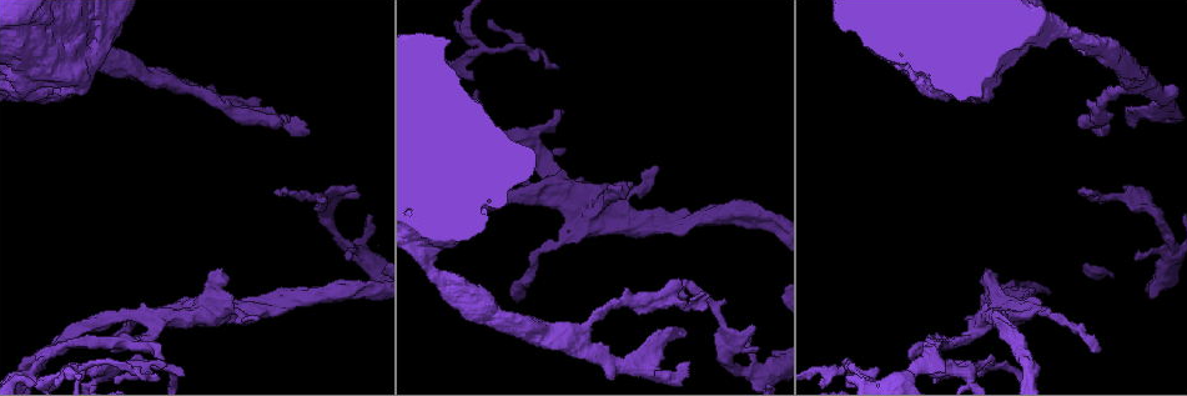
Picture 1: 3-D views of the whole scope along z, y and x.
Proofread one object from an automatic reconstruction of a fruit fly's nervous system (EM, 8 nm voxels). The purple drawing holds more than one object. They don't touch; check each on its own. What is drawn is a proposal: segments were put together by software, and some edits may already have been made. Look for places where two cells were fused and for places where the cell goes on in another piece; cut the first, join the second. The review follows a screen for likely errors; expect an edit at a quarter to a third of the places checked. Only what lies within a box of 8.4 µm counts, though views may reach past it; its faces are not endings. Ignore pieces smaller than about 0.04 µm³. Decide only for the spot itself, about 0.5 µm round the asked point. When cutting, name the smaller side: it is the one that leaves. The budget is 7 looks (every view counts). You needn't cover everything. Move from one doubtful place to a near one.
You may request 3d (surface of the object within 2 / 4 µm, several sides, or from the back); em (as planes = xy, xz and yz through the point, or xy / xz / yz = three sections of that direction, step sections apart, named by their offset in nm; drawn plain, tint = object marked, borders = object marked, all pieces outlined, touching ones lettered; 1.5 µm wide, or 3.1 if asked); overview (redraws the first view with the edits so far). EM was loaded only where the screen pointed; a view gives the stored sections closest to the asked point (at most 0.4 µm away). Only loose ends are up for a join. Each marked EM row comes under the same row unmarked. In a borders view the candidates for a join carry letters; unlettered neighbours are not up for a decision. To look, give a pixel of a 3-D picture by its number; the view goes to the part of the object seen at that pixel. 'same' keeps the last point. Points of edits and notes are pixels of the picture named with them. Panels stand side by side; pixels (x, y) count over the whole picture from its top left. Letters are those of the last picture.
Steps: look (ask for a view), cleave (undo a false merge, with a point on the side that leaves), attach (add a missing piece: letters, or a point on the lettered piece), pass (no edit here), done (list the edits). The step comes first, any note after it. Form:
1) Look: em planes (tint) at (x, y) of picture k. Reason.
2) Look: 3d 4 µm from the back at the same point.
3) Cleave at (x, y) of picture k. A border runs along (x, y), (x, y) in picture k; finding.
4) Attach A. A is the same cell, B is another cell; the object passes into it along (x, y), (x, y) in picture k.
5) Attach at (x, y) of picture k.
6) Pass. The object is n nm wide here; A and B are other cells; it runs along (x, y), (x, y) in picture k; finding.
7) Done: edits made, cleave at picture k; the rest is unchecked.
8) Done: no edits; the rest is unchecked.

Look: em planes (borders) at (517, 300) of picture 1. End of a long branch.

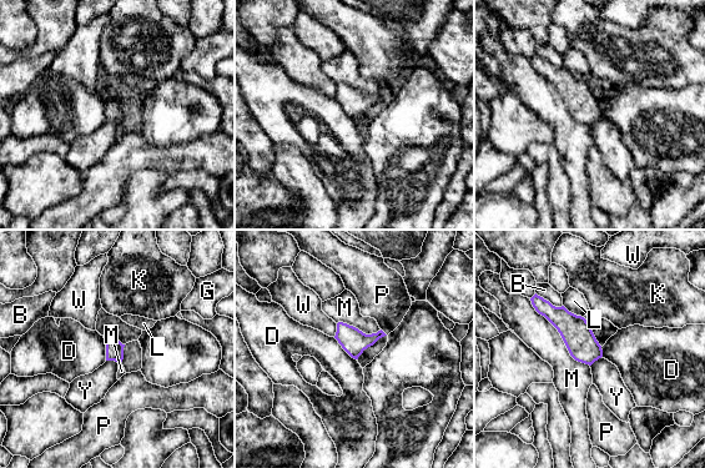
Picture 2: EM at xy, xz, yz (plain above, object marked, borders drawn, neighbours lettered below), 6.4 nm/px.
Pass. The longest contact is with M, 600 nm; B, D, G, K, L, M, P, W and Y are other cells; a border runs along (333, 337), (356, 360) in picture 2; no lettered piece goes on from it.

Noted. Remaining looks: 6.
Look: em planes (borders) at (257, 318) of picture 1. Branch stops here.

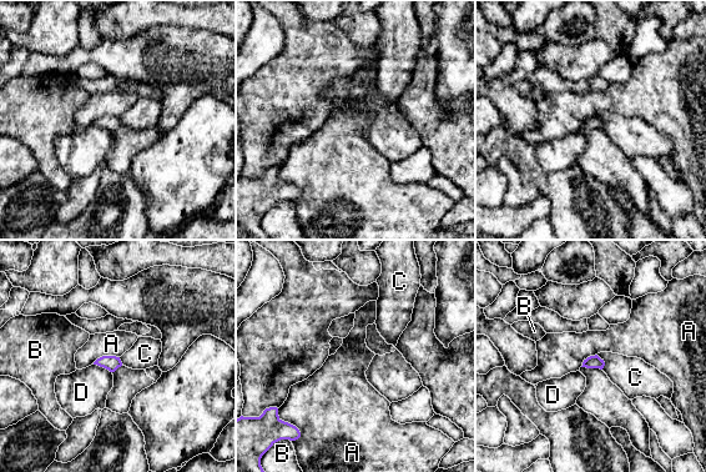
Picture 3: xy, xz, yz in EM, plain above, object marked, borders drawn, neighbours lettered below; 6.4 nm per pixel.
Pass. A, B, C and D are other cells; no lettered piece goes on from it.

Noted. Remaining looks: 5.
Look: em xy step 8 (borders) at (1075, 33) of picture 1. Thin neck.

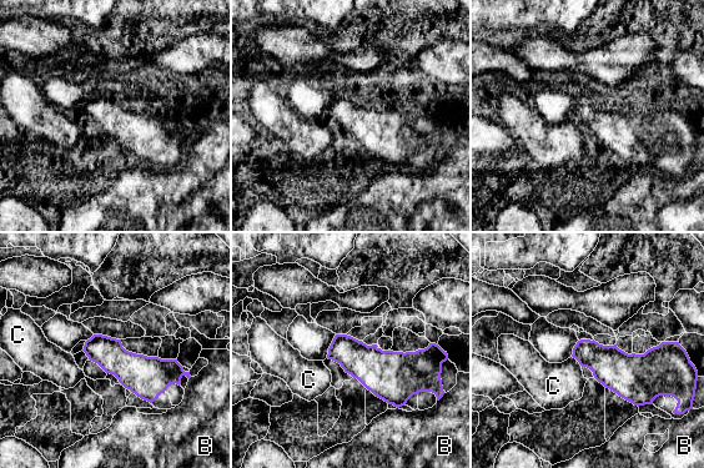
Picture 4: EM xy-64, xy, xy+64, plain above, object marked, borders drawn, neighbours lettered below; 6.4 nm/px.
Pass. The longest contact is with C, 100 nm; B and C are other cells; a border runs along (572, 356), (582, 366) in picture 4; all the same cell.

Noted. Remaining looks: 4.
Done: no edits; the rest is unchecked.

